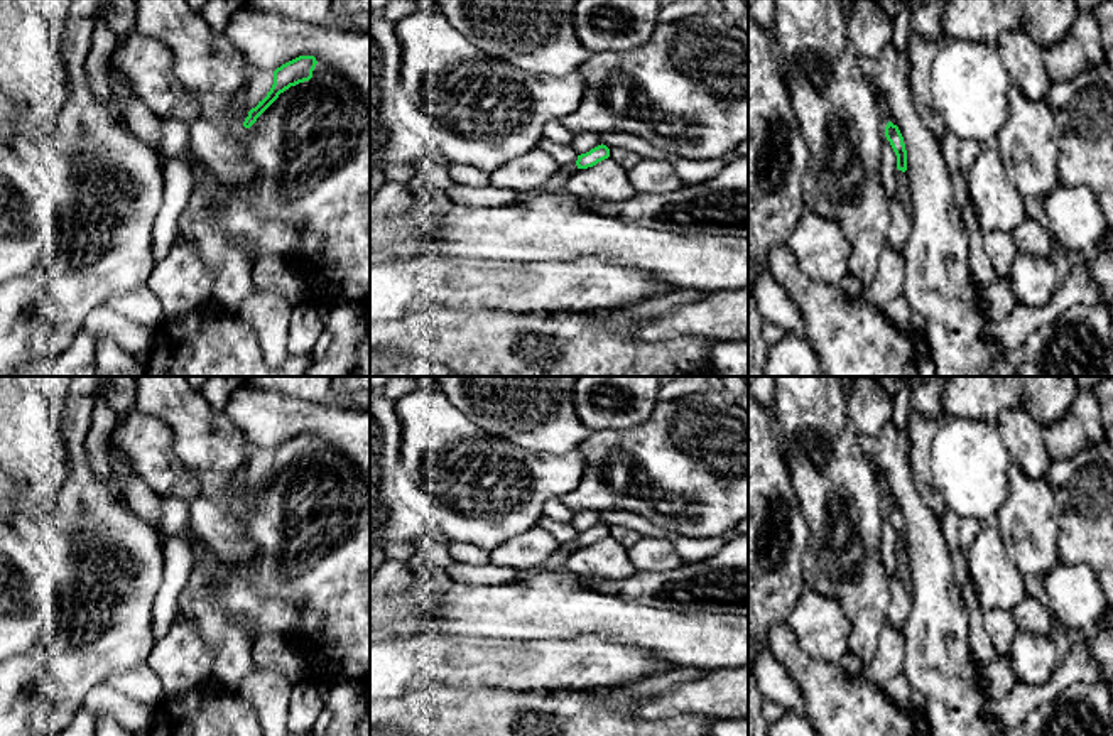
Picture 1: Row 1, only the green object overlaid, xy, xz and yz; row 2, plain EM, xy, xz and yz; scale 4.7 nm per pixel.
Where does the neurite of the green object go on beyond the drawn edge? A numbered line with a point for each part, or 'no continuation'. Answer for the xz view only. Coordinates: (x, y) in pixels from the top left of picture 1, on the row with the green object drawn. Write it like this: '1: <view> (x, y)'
1: xz (583, 142)

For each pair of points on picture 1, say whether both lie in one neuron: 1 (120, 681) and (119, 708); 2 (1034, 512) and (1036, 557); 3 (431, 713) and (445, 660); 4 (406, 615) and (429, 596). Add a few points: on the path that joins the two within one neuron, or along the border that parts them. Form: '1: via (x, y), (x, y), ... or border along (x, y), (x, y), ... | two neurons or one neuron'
1: border along (103, 682), (154, 706) | two neurons
2: via (1034, 524), (1037, 546) | one neuron
3: border along (477, 686), (426, 686), (401, 698) | two neurons
4: via (411, 610), (424, 600) | one neuron

